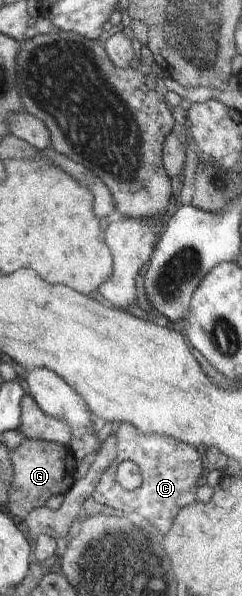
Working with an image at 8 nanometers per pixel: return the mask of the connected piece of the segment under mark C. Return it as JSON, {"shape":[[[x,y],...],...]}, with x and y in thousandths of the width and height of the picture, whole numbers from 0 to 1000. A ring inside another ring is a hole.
{"shape":[[[529,708],[496,711],[479,735],[479,768],[421,795],[413,809],[376,829],[380,836],[421,854],[537,864],[562,861],[595,872],[628,876],[653,886],[661,899],[694,896],[736,857],[814,841],[814,809],[843,784],[831,762],[793,745],[694,730],[587,727]],[[521,772],[558,775],[587,797],[587,812],[545,824],[521,822],[479,807],[483,785]]]}

